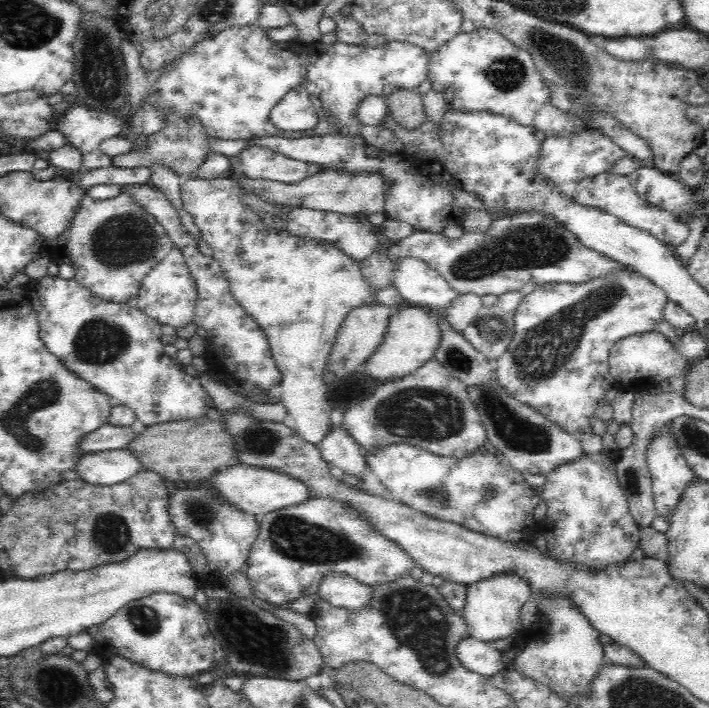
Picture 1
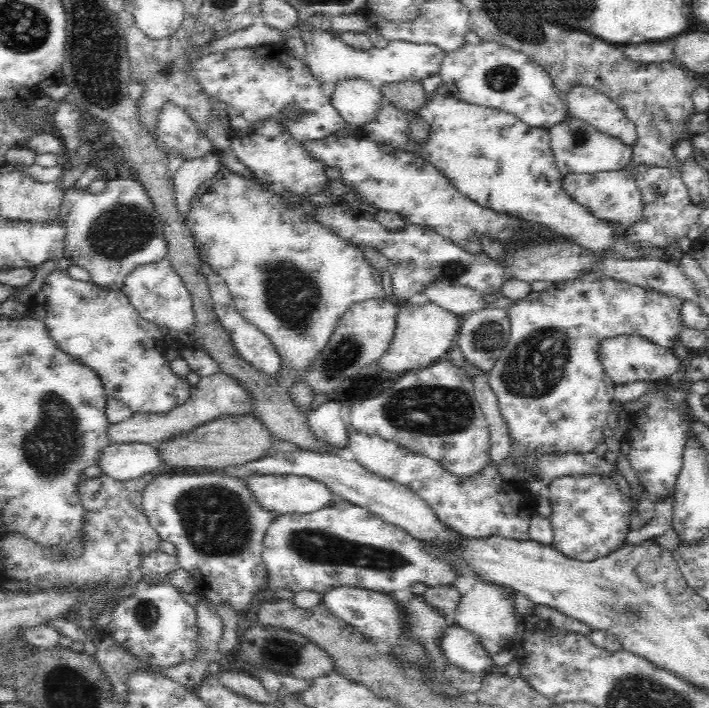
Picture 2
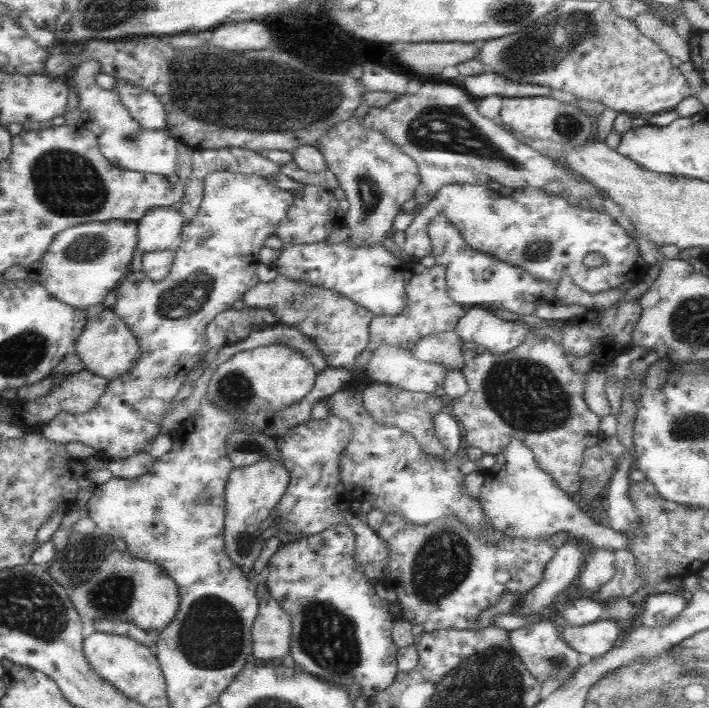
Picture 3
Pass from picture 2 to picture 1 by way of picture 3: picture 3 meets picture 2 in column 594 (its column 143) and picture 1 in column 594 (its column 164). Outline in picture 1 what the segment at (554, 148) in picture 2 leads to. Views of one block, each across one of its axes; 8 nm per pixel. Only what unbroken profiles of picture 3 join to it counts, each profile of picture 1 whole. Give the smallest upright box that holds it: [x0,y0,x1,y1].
[536,128,625,187]

